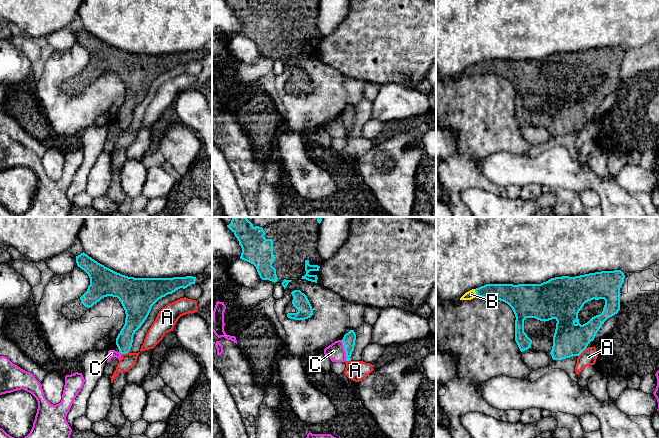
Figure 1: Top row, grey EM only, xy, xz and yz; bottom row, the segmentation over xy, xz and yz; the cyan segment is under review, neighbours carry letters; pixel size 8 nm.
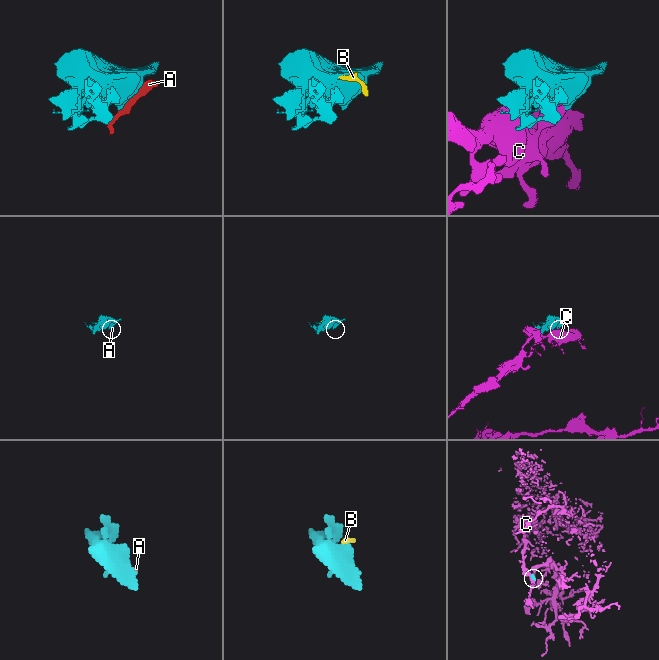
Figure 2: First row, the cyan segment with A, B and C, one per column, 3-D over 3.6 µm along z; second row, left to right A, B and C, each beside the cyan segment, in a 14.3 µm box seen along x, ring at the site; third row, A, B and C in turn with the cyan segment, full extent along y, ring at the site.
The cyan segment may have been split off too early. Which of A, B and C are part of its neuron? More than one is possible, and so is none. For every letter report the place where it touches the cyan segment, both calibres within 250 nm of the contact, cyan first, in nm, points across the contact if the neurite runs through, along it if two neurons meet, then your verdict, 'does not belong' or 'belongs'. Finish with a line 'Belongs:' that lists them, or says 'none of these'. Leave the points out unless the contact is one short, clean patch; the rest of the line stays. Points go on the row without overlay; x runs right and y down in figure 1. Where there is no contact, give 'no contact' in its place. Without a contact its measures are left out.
A: contact yz (582, 127); calibres 260 and 130 nm; border yz (586, 123), (578, 132); does not belong
B: contact yz (476, 69); calibres 150 and 70 nm; way yz (507, 69), (476, 69), (471, 70); belongs
C: contact xz (345, 126); calibres 100 and 140 nm; border xz (341, 116), (346, 136); does not belong
Belongs: B

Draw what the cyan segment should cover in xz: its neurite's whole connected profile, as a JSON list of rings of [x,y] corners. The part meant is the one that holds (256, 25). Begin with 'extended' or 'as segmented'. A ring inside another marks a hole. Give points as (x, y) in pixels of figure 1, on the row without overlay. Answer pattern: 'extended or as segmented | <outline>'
extended | [[[229,0],[242,24],[240,35],[253,40],[262,56],[281,59],[284,65],[292,56],[306,55],[317,59],[317,50],[324,38],[318,30],[318,11],[320,0],[271,0],[265,3],[253,0]]]

